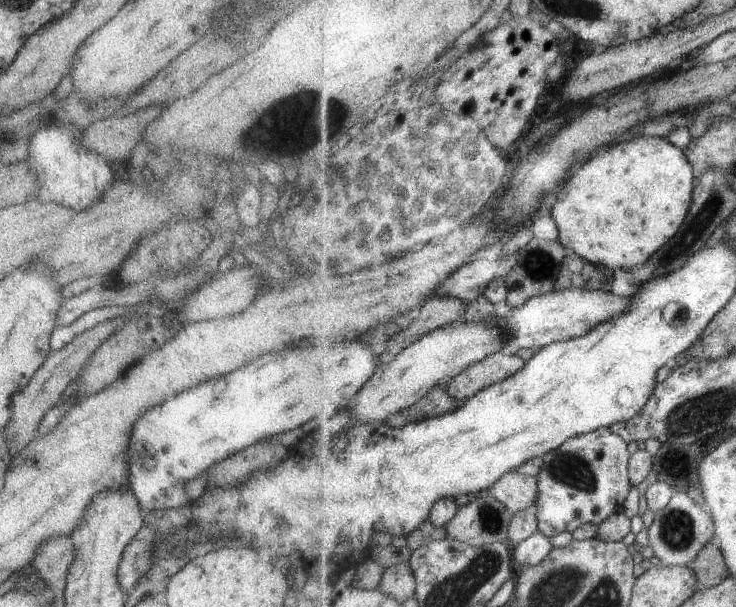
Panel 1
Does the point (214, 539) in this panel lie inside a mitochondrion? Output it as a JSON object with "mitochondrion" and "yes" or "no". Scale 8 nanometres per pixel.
{"mitochondrion":"no"}

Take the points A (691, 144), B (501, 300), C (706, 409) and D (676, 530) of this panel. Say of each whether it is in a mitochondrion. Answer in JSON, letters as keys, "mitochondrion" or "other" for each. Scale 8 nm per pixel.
{"A":"other","B":"other","C":"mitochondrion","D":"mitochondrion"}

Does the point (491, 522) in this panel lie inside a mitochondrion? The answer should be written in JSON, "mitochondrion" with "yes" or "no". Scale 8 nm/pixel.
{"mitochondrion":"yes"}

